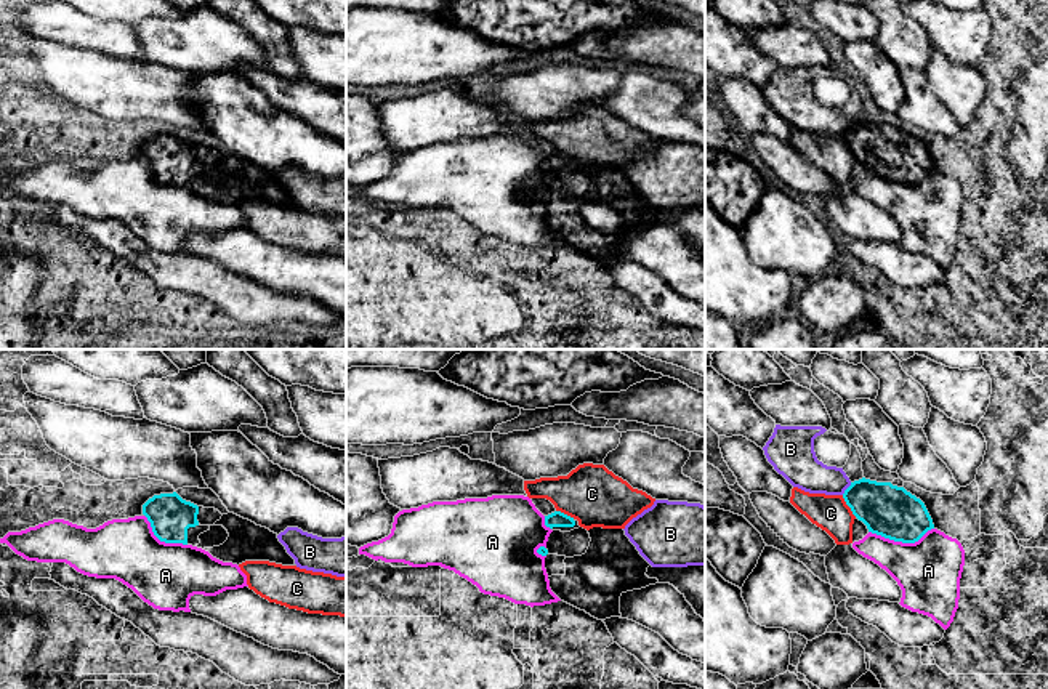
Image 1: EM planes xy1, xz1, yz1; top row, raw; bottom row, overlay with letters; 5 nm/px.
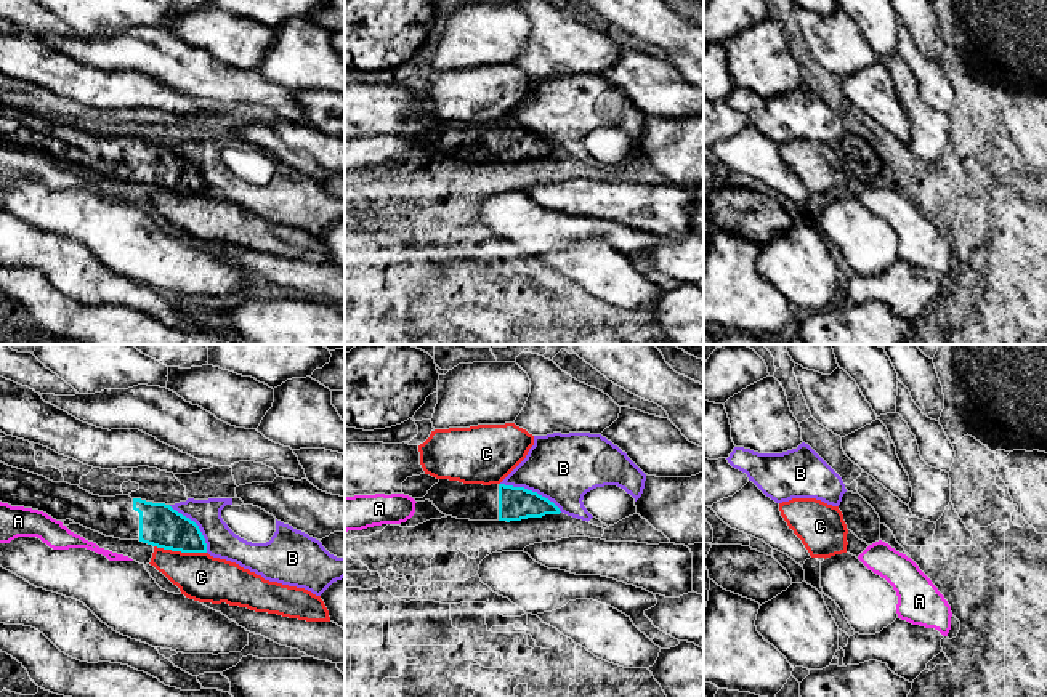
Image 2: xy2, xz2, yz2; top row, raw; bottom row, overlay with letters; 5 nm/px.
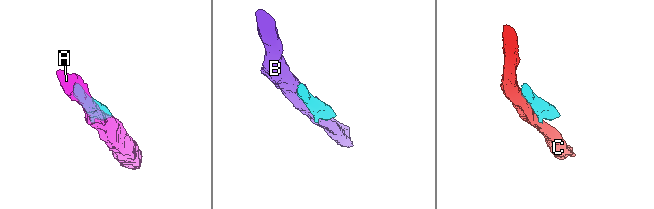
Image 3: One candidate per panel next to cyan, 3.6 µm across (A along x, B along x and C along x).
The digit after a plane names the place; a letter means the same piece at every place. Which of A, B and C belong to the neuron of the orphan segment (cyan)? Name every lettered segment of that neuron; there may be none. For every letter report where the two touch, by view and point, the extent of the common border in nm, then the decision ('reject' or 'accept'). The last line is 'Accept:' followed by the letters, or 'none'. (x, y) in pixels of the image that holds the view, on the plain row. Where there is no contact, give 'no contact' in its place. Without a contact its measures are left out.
A: contact yz1 (901, 181); length 320 nm; reject
B: contact xz2 (531, 132); length 340 nm; reject
C: contact xy2 (180, 191); length 260 nm; reject
Accept: none

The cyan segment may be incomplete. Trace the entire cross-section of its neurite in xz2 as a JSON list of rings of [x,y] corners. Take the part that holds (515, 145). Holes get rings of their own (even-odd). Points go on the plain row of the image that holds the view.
[[[439,120],[423,139],[415,143],[430,141],[443,155],[457,160],[470,162],[521,162],[528,159],[542,159],[545,155],[560,155],[560,149],[548,139],[524,128],[513,128],[505,125],[463,125],[459,122]]]

